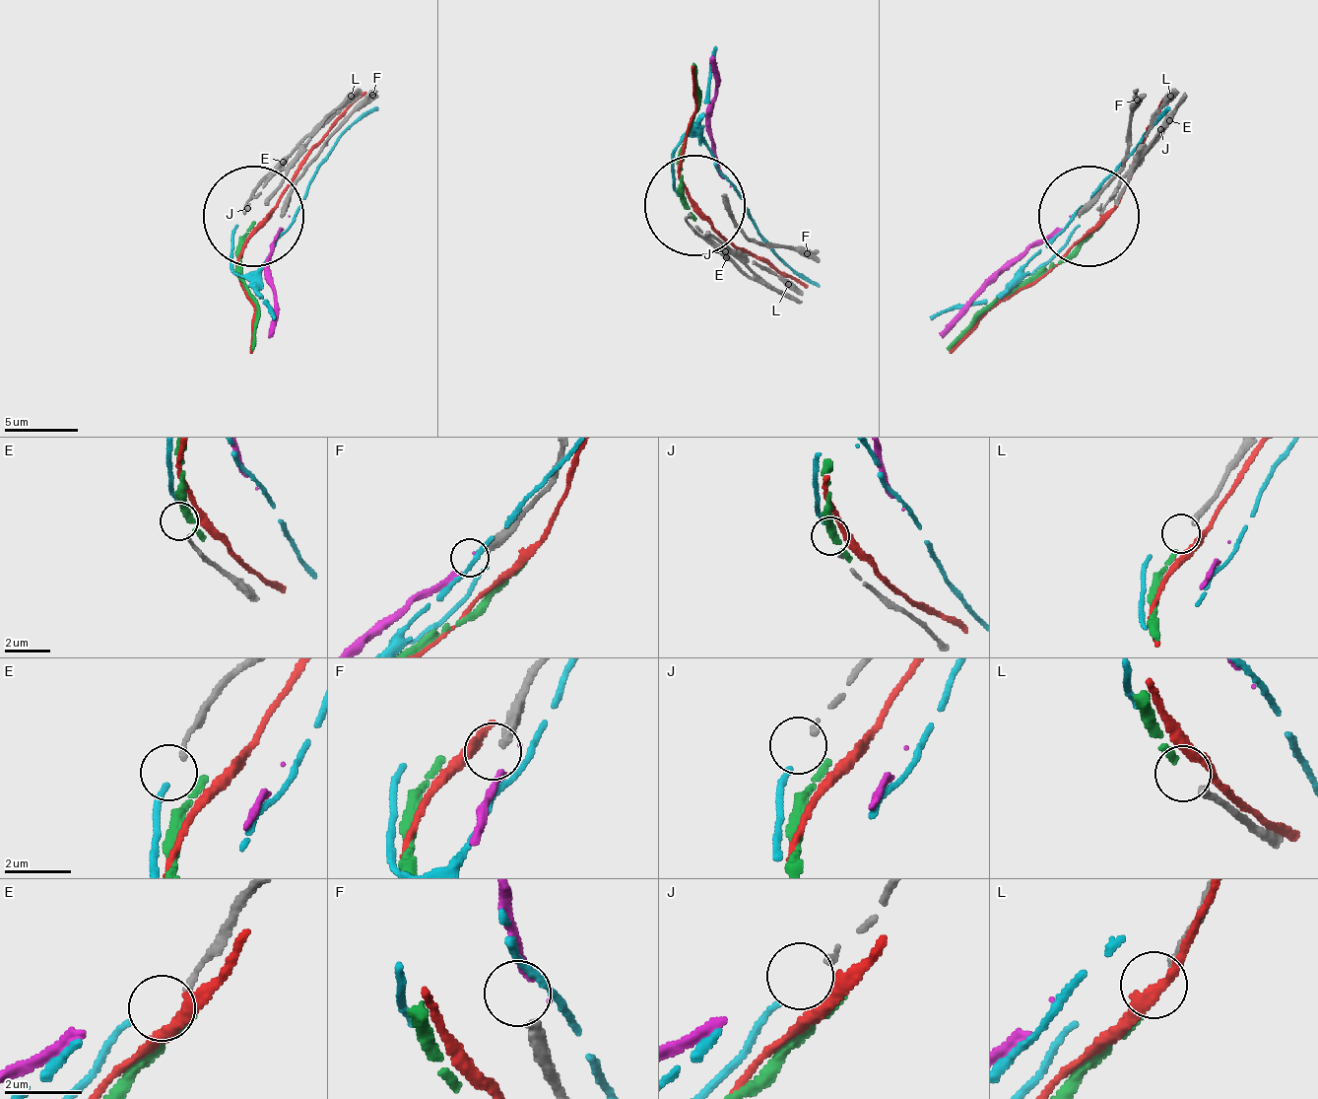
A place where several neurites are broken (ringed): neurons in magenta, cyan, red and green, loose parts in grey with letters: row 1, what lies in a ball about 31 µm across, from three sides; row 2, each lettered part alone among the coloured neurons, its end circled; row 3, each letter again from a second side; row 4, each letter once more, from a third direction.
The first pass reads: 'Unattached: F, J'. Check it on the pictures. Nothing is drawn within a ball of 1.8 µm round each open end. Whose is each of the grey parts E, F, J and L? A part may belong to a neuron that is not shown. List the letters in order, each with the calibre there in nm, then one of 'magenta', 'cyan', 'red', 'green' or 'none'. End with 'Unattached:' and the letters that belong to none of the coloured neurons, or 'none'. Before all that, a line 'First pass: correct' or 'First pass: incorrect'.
First pass: correct
E: 140 nm thick; cyan
F: 340 nm thick; none
J: 120 nm thick; none
L: 240 nm thick; green
Unattached: F, J

